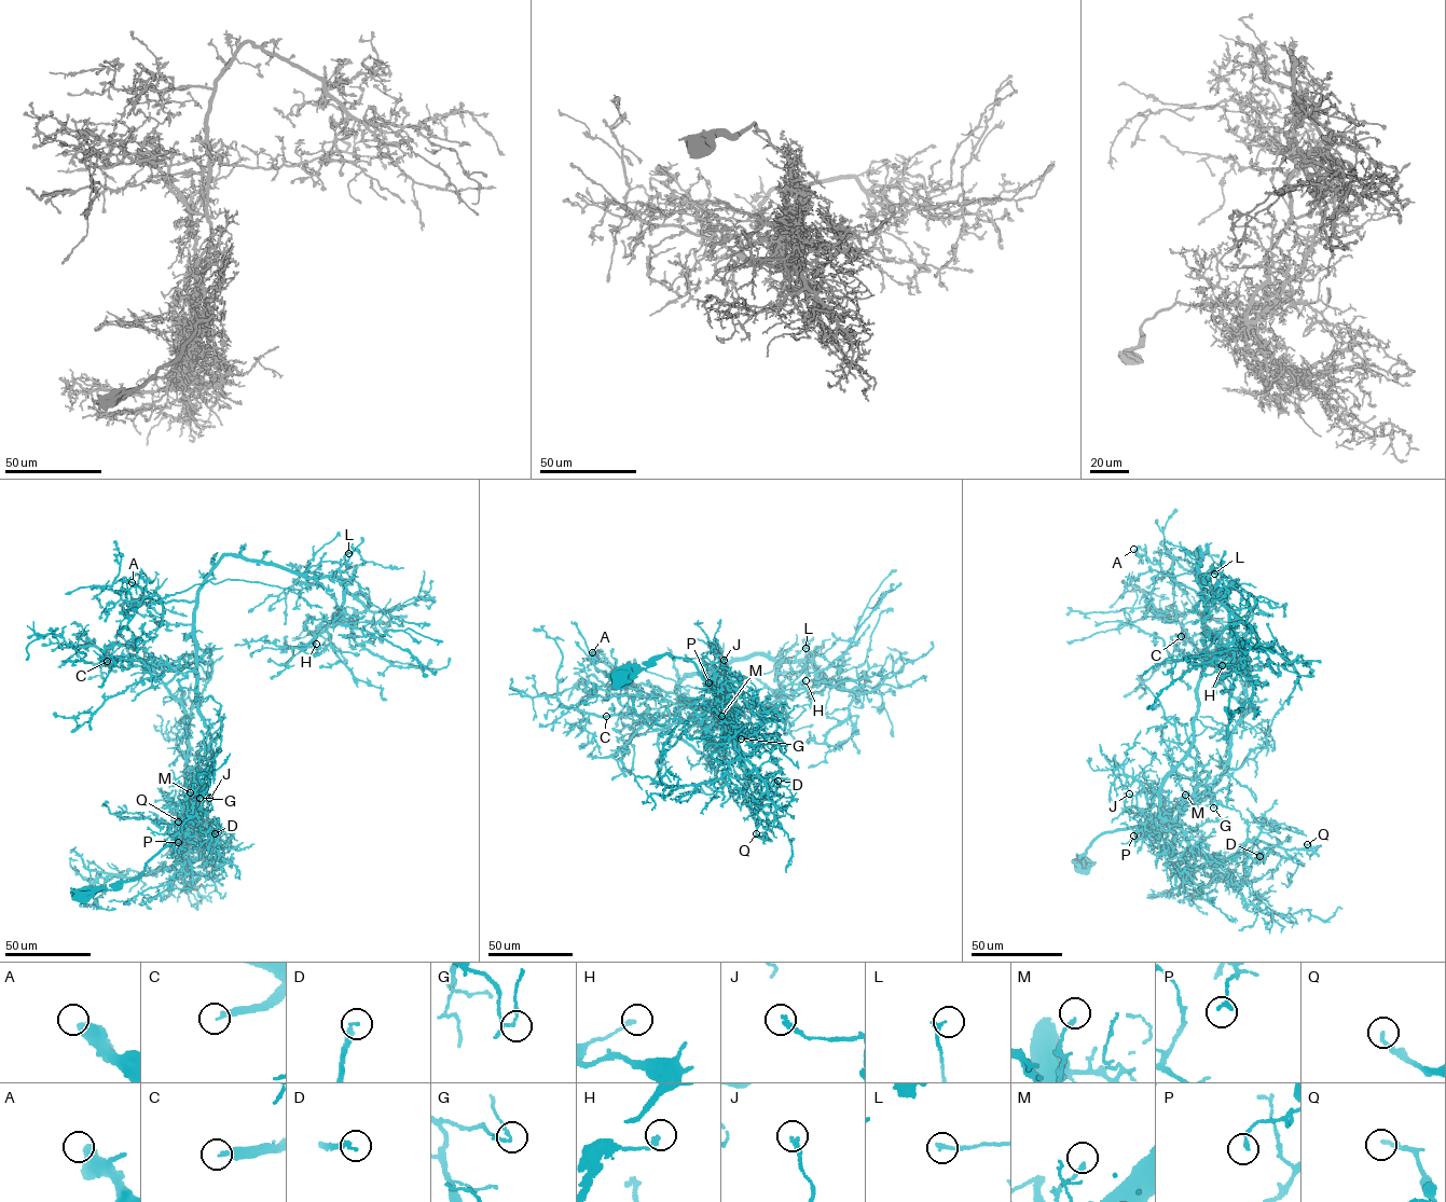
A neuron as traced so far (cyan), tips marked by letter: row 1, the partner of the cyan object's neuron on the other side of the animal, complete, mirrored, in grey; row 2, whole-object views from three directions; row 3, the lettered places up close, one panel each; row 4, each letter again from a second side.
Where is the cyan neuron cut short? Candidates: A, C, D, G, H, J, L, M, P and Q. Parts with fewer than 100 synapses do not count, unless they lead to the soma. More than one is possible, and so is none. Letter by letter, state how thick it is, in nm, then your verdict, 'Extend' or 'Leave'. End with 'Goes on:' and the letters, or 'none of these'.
A: Thickness 550 nm. Leave
C: Thickness 240 nm. Extend
D: Thickness 220 nm. Leave
G: Thickness 110 nm. Leave
H: Thickness 200 nm. Leave
J: Thickness 220 nm. Leave
L: Thickness 180 nm. Leave
M: Thickness 180 nm. Leave
P: Thickness 190 nm. Leave
Q: Thickness 190 nm. Leave
Goes on: C

